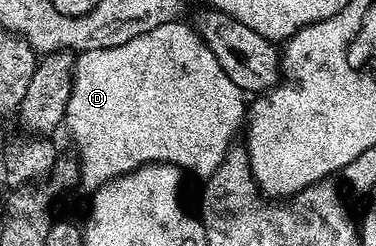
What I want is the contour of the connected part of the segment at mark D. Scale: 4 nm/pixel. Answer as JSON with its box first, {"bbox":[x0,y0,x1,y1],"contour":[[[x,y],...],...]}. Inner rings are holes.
{"bbox":[64,21,248,193],"contour":[[[175,21],[159,27],[151,26],[149,30],[142,31],[139,35],[132,36],[131,39],[123,38],[109,47],[83,51],[75,60],[74,84],[72,85],[64,123],[67,128],[70,126],[70,131],[74,134],[74,143],[79,147],[76,155],[80,160],[80,187],[83,187],[87,193],[99,191],[108,181],[112,181],[129,171],[135,171],[137,167],[142,167],[145,163],[170,163],[174,167],[182,168],[183,172],[190,174],[191,171],[194,175],[209,177],[212,173],[216,173],[216,169],[224,161],[227,151],[235,142],[234,134],[237,131],[239,134],[240,128],[243,126],[244,116],[248,111],[247,100],[242,100],[245,99],[243,92],[238,90],[232,77],[228,77],[224,73],[224,69],[220,69],[220,61],[216,61],[212,49],[208,49],[208,45],[202,40],[202,36],[194,30],[193,26],[186,21]]]}

